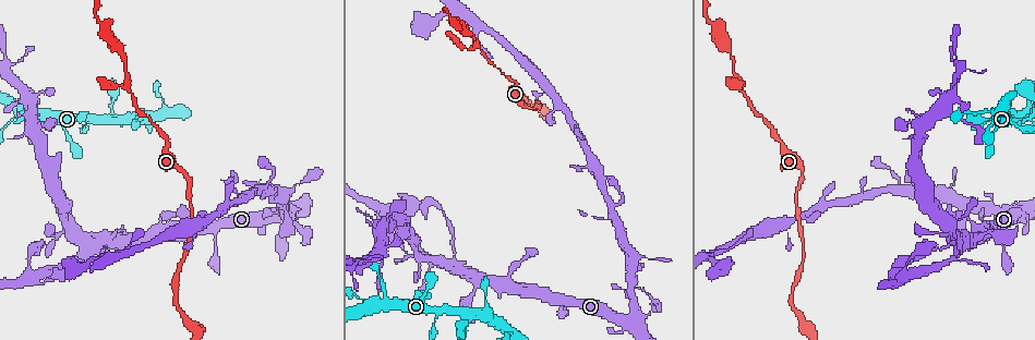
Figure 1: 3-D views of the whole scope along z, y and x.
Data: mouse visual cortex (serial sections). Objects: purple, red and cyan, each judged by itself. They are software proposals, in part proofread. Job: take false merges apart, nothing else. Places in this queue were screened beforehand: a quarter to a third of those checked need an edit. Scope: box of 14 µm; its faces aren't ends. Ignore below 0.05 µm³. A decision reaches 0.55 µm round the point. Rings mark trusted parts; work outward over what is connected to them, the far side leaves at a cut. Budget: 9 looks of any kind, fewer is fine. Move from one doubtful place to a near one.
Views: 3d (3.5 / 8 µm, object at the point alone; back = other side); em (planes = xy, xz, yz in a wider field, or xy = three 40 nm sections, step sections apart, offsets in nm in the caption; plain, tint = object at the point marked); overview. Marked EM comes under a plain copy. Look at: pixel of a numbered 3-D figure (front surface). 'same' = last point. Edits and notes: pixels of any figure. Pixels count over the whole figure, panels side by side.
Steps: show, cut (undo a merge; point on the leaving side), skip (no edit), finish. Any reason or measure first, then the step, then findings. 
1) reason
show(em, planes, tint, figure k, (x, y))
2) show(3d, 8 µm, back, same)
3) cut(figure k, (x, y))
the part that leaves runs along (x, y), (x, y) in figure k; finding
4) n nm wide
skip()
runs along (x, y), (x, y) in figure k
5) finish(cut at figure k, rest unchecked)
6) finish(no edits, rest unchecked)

sudden change in width
show(3d, 3.5 µm, figure 1, (635, 320))

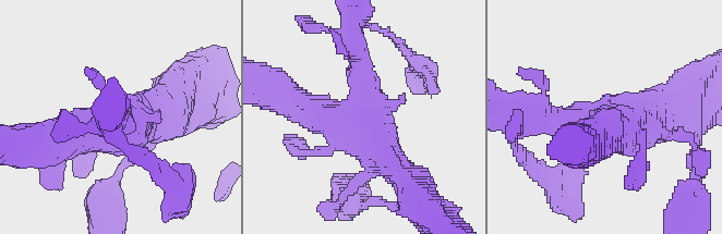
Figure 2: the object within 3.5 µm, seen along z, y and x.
show(em, xy, step 5, tint, figure 2, (370, 111))

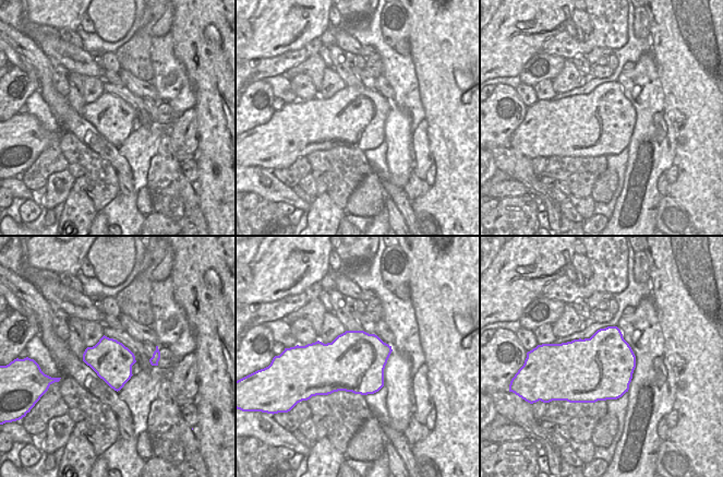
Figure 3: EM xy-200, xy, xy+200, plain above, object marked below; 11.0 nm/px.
skip()
runs along (292, 99), (356, 124), (359, 60) in figure 2; continuous, no second cell

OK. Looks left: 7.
sudden change in width
show(3d, 8 µm, figure 1, (947, 247))

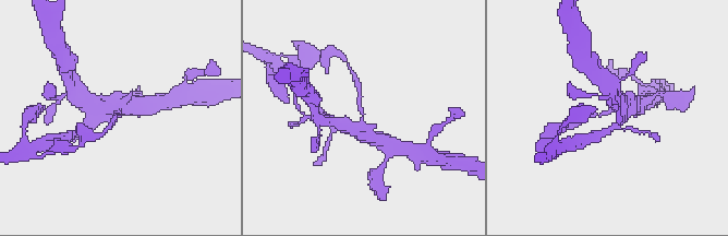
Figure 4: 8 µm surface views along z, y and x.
arms of 200, 600 nm; shape alone is not enough
show(em, xy, step 3, tint, figure 4, (610, 110))

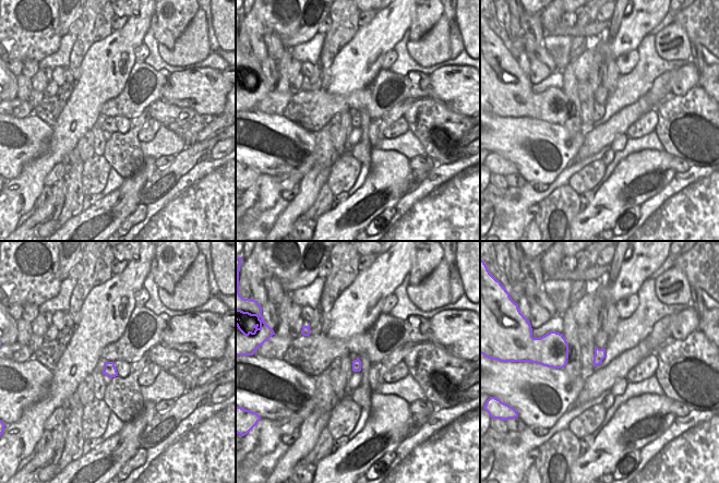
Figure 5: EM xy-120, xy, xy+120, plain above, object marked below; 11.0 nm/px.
cut(figure 4, (541, 143))
the part that leaves runs along (287, 57), (304, 59), (327, 52) in figure 4; two cells meet here

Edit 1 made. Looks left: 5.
narrows sharply
show(3d, 3.5 µm, back, figure 1, (990, 119))

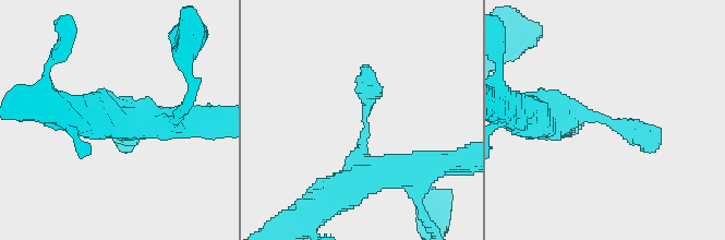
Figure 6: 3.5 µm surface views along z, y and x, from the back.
now the EM
show(em, xy, step 1, tint, figure 6, (606, 121))

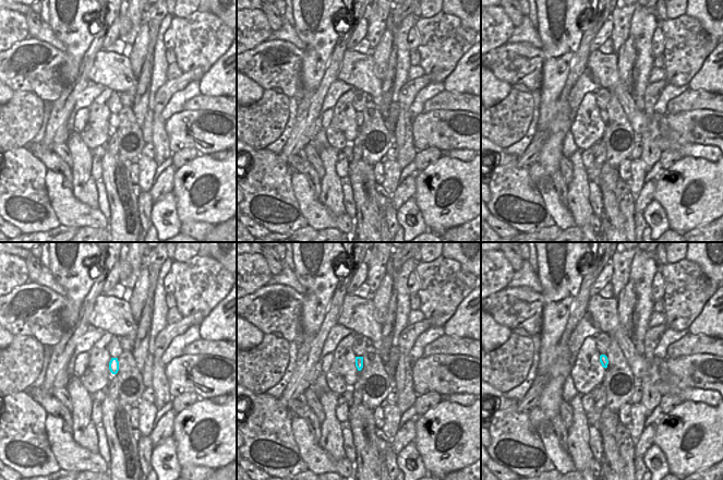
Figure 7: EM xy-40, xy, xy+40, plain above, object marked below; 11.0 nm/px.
skip()
runs along (390, 171), (361, 157), (364, 68) in figure 6; one cell here

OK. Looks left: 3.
two arms in line, one across
show(3d, 3.5 µm, figure 1, (477, 47))

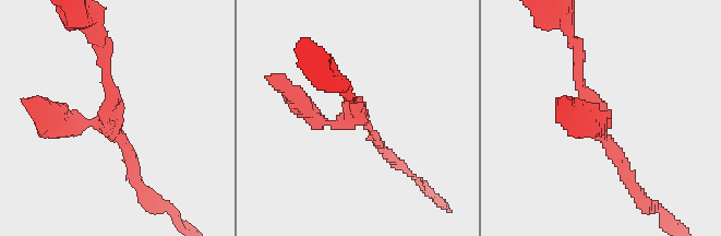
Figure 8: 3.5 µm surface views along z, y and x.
show(em, xy, step 1, tint, figure 8, (357, 115))

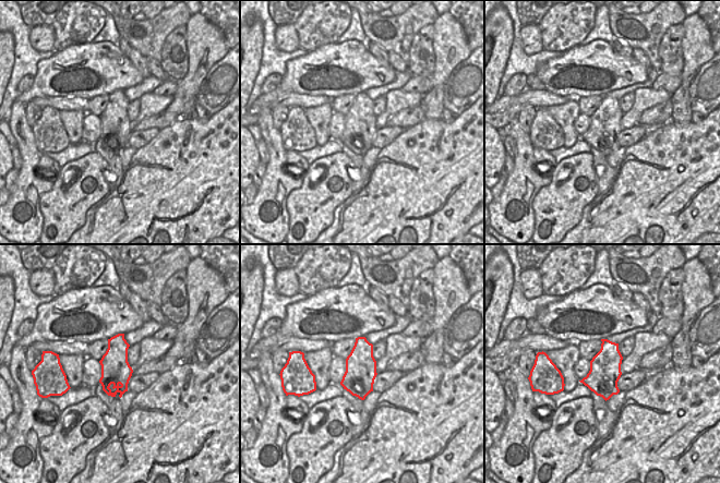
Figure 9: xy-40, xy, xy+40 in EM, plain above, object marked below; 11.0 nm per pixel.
skip()
runs along (632, 181), (581, 91), (579, 54) in figure 8; one cell here

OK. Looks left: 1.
finish(cut at figure 4, rest unchecked)

